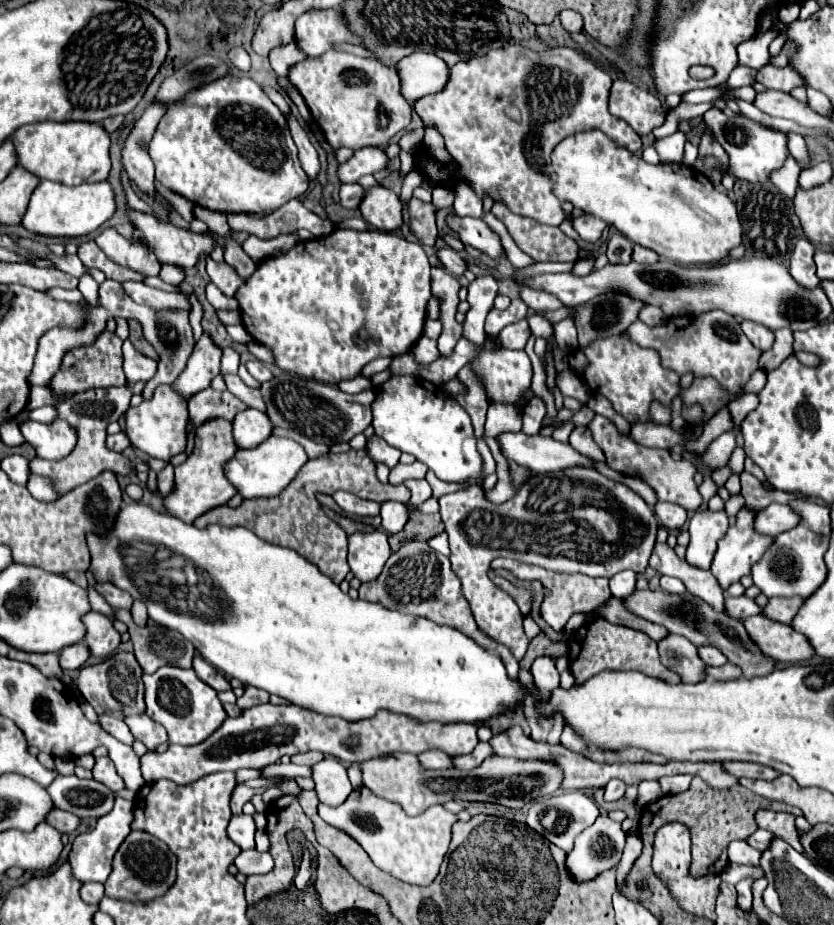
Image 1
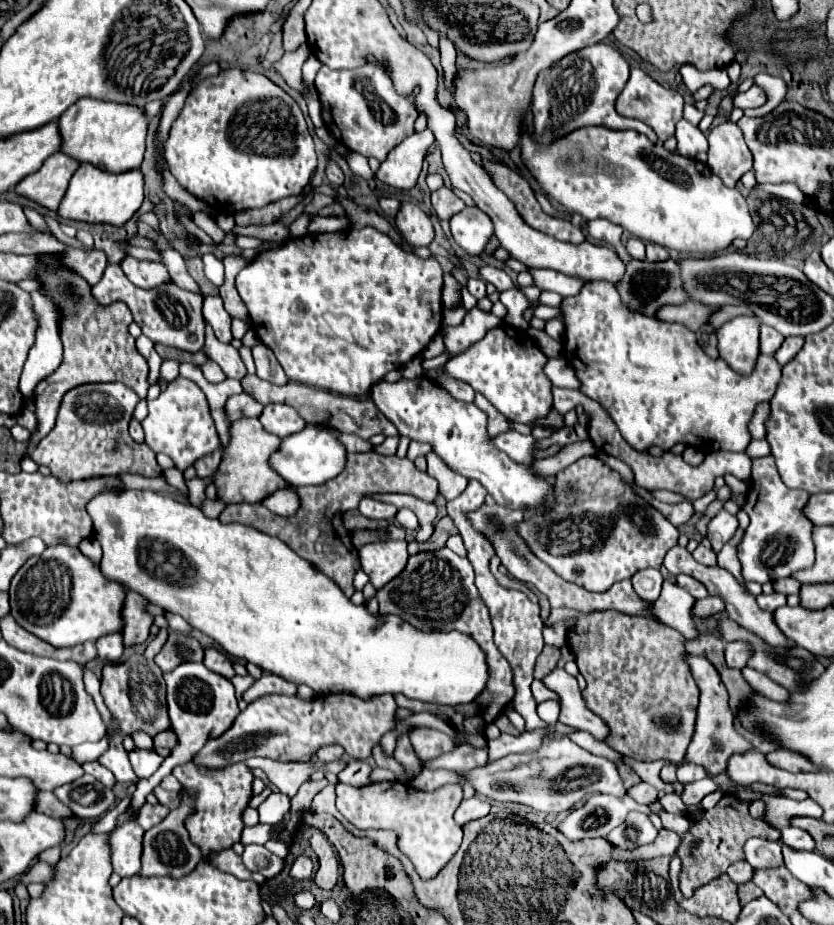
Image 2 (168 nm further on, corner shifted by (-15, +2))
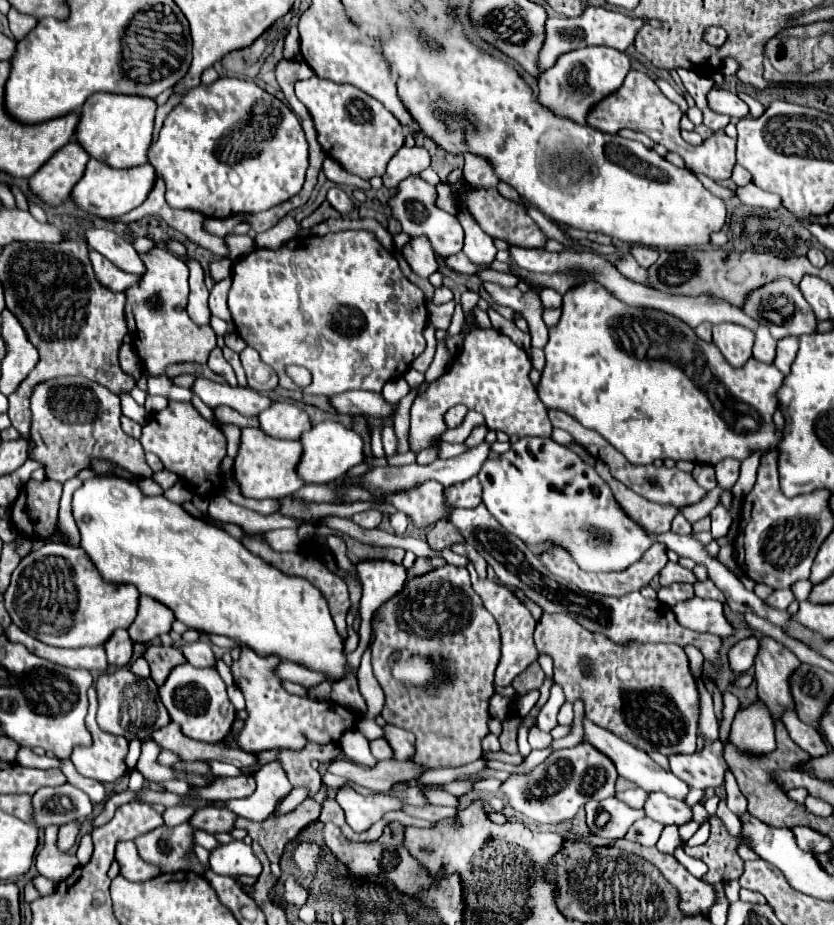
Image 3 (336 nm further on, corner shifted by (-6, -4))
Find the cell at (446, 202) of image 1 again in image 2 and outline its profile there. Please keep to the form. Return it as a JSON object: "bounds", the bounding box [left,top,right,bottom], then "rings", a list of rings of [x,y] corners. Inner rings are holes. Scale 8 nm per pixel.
{"bounds":[451,206,493,254],"rings":[[[467,206],[451,218],[451,232],[465,252],[479,254],[493,238],[493,222],[477,206]]]}

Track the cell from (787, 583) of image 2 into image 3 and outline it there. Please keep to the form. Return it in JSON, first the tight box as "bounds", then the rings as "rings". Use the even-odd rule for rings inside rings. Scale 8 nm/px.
{"bounds":[792,580,812,602],"rings":[[[802,580],[802,582],[798,582],[798,584],[792,586],[792,592],[796,594],[796,600],[798,600],[798,602],[806,600],[808,594],[810,594],[810,590],[812,590],[812,582],[810,582],[810,580]]]}

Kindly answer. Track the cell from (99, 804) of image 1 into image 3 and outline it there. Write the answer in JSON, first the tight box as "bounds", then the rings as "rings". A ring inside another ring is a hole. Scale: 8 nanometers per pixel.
{"bounds":[32,784,92,830],"rings":[[[72,784],[40,788],[32,796],[32,824],[44,830],[52,824],[62,826],[70,820],[82,820],[92,814],[88,796]]]}

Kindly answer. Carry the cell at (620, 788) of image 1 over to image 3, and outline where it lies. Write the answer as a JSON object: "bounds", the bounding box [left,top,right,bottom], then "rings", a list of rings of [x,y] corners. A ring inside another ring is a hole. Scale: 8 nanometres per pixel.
{"bounds":[644,792,692,826],"rings":[[[662,792],[648,794],[644,804],[646,816],[662,822],[662,824],[674,824],[682,826],[692,820],[692,808],[680,800],[674,800]]]}

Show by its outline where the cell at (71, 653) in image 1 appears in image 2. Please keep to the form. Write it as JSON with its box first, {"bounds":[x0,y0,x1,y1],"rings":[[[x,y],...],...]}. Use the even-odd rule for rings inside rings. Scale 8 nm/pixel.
{"bounds":[95,632,123,662],"rings":[[[119,632],[99,638],[99,642],[95,642],[95,646],[97,646],[97,658],[105,660],[105,662],[113,662],[123,654],[123,640],[121,640]]]}

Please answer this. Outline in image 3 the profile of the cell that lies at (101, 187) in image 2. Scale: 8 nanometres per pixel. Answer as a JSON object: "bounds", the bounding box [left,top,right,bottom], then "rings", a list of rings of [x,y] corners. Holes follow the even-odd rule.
{"bounds":[72,158,156,218],"rings":[[[92,158],[90,164],[86,166],[82,180],[74,186],[72,200],[80,210],[90,212],[98,218],[116,218],[140,206],[152,192],[154,184],[156,184],[156,170],[152,164],[142,164],[134,168],[112,168],[110,164]]]}

